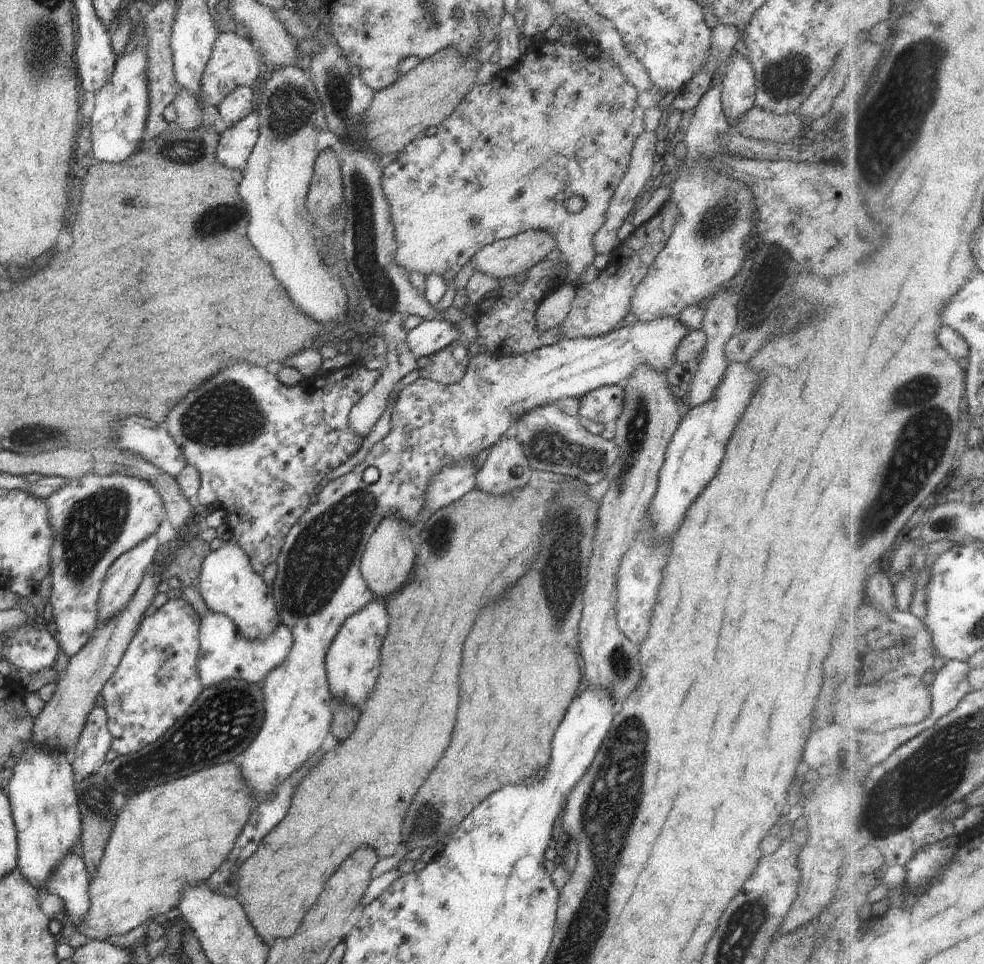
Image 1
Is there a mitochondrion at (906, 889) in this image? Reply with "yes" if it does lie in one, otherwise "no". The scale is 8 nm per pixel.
no

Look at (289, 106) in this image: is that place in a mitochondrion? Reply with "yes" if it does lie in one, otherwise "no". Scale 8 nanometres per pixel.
yes

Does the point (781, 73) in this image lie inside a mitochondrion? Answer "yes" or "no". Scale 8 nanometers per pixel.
yes

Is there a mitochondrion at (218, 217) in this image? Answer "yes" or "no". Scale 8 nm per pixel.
yes

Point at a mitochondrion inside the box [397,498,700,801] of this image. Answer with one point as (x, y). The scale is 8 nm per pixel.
(564, 582)

